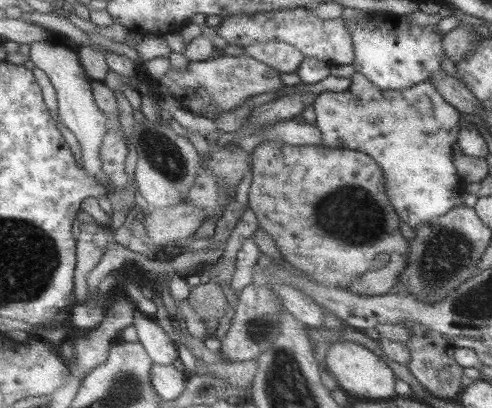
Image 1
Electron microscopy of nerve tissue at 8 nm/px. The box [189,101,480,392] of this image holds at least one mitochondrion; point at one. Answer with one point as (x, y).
(445, 253)

